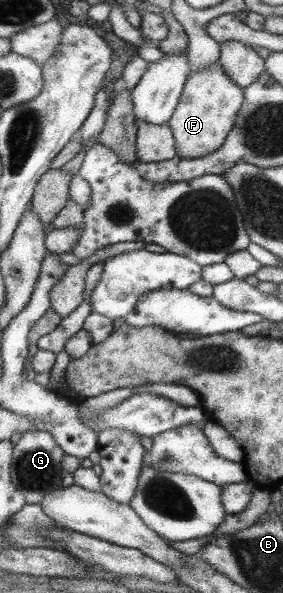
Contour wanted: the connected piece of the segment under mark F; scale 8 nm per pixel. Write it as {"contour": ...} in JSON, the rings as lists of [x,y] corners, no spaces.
{"contour":[[[219,60],[210,63],[203,69],[188,73],[178,104],[166,122],[172,129],[175,142],[174,150],[177,152],[178,158],[205,157],[220,148],[234,124],[236,113],[242,101],[242,89],[232,83],[224,74]]]}

